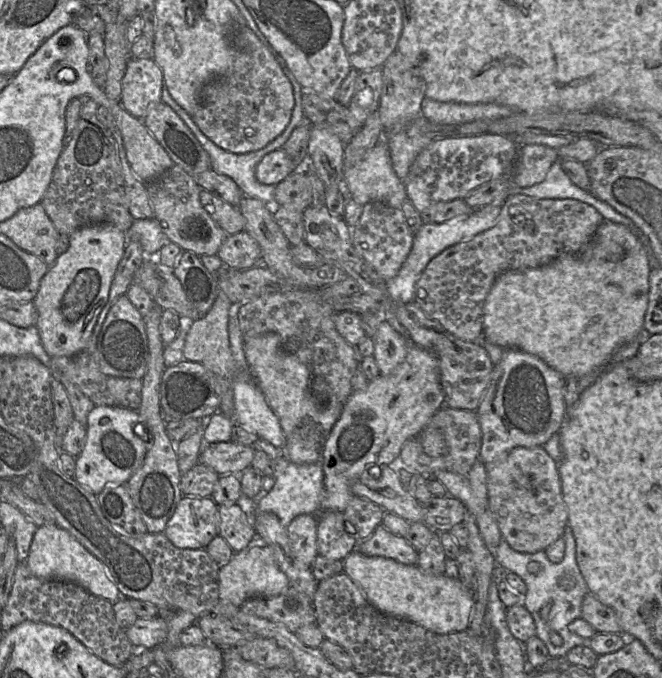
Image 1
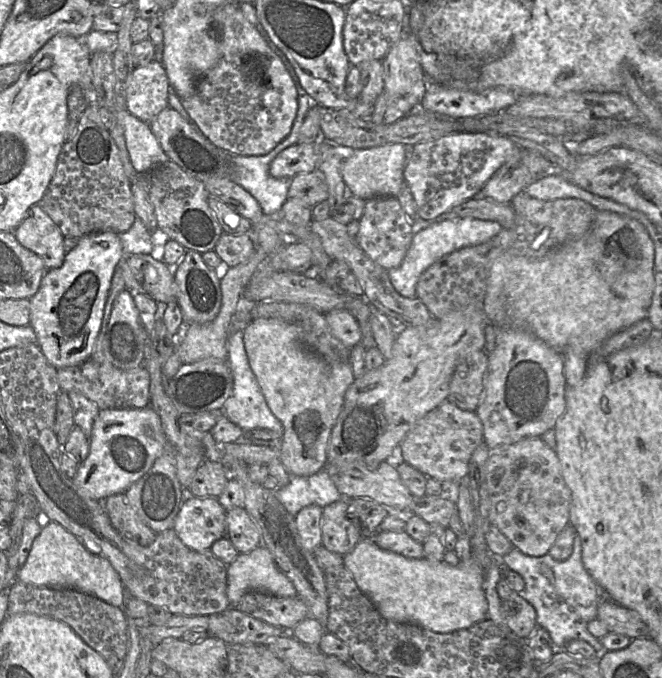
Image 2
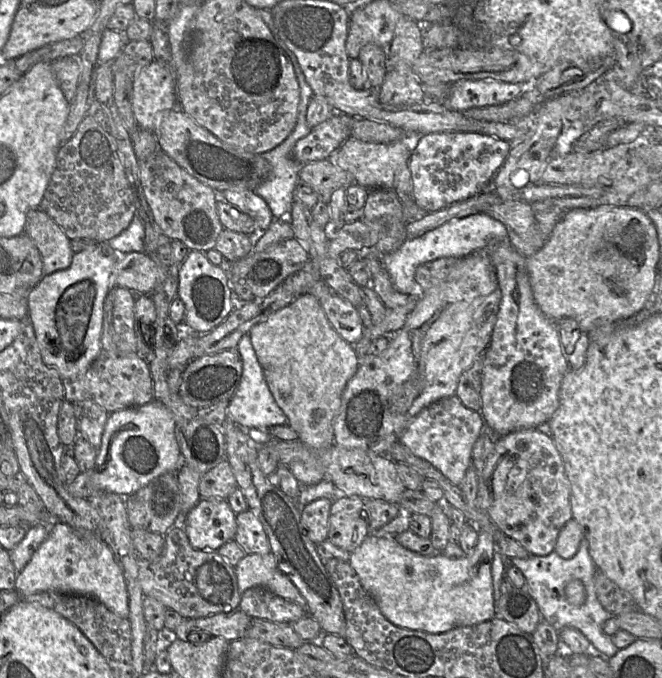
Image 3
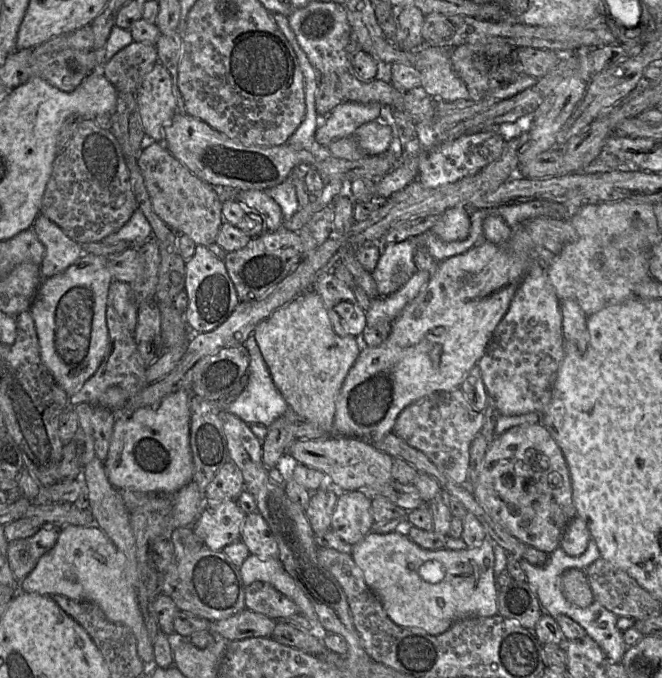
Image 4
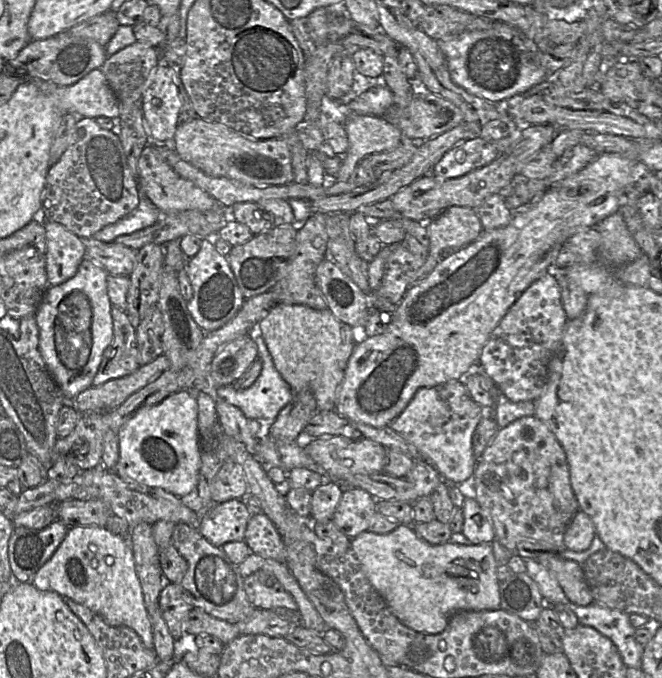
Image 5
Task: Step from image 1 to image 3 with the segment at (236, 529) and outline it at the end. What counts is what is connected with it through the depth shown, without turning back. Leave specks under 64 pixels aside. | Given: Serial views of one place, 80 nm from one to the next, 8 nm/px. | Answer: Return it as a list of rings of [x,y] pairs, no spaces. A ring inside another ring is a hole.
[[[247,510],[236,514],[237,530],[234,537],[246,554],[268,554],[271,546],[258,517]]]

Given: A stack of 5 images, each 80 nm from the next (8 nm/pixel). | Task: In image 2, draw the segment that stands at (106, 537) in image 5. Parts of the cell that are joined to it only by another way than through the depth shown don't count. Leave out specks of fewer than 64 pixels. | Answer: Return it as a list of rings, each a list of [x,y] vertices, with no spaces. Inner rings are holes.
[[[51,521],[42,527],[34,539],[28,558],[16,579],[39,587],[75,589],[93,595],[124,611],[124,585],[111,563],[90,553],[78,539],[59,523]]]

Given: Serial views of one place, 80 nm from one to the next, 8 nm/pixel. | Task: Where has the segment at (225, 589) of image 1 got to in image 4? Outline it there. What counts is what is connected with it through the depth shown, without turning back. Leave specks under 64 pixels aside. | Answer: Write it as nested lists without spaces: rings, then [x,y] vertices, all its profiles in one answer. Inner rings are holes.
[[[250,554],[239,570],[245,587],[255,581],[271,584],[291,599],[298,606],[300,613],[314,624],[314,631],[317,630],[318,617],[311,602],[284,569],[279,559],[262,559],[257,555]]]

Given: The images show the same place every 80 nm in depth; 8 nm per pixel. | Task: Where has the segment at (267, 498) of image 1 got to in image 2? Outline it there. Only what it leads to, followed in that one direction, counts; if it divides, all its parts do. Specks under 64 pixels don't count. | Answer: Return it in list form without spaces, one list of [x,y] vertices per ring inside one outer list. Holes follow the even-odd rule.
[[[326,469],[311,476],[291,476],[286,486],[276,489],[276,496],[293,516],[307,506],[324,508],[342,498]]]

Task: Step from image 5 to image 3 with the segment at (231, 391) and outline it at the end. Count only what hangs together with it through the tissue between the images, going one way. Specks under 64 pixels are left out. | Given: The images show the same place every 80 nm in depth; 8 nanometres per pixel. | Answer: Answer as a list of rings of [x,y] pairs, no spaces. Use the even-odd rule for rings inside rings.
[[[248,334],[241,337],[236,347],[242,360],[242,374],[239,385],[229,399],[226,419],[247,428],[269,429],[287,424],[287,416],[276,403],[264,377],[263,369]]]

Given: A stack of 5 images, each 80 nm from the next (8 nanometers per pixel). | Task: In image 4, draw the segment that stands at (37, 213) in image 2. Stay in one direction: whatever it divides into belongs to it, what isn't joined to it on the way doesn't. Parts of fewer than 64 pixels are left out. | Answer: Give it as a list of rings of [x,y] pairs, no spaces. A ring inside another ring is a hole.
[[[43,214],[37,216],[32,228],[45,247],[44,259],[40,265],[43,279],[63,272],[84,253],[81,244],[67,236]]]

